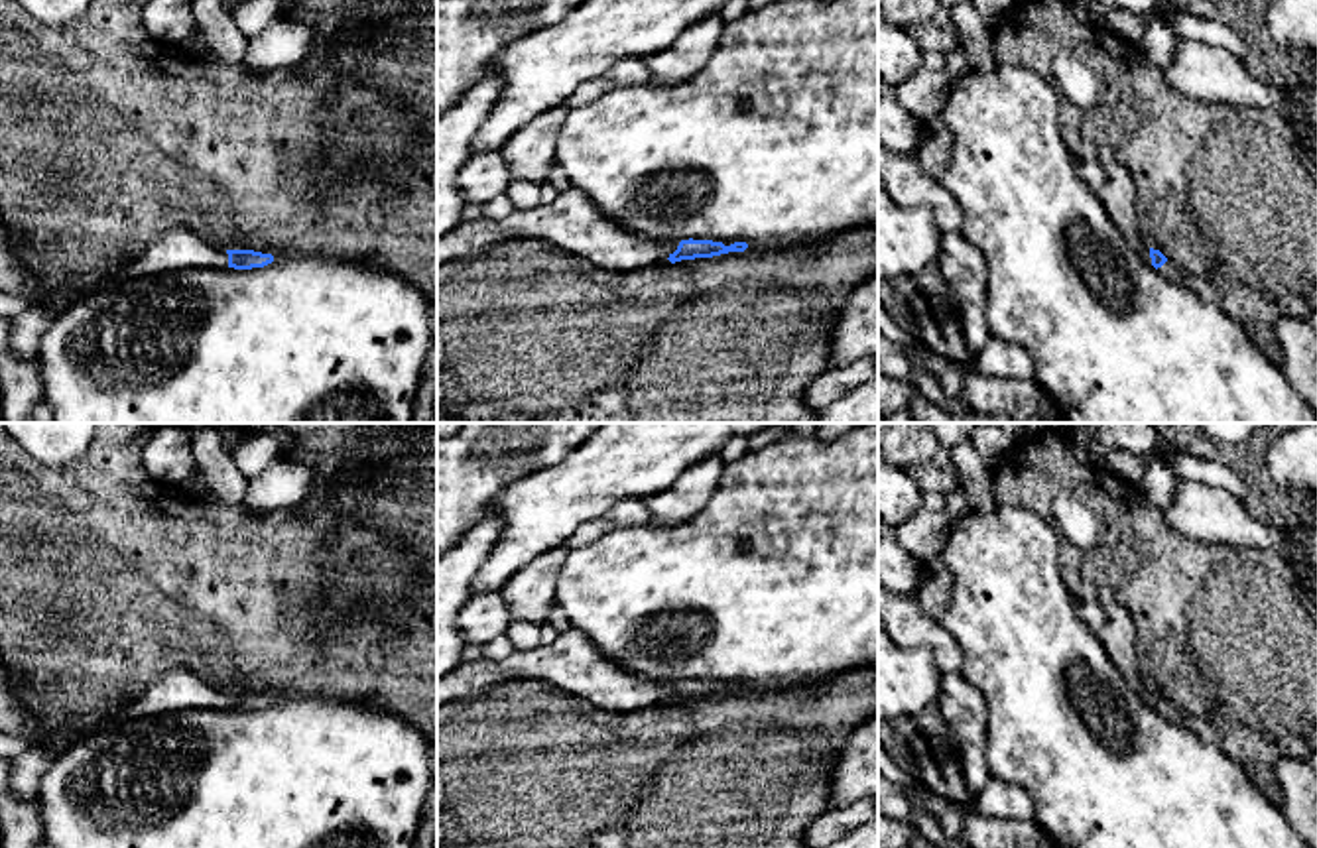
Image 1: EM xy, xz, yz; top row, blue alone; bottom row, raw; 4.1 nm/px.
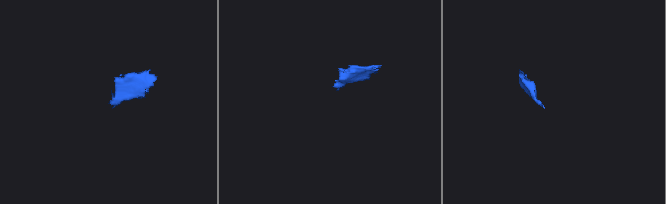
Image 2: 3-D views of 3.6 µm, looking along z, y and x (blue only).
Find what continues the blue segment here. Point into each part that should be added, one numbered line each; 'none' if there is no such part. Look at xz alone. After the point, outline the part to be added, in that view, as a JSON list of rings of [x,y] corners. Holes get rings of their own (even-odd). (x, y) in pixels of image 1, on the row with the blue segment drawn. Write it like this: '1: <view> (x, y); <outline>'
1: xz (571, 221); [[[581,189],[561,191],[549,205],[476,218],[437,238],[437,266],[472,258],[506,240],[543,240],[606,272],[638,272],[669,258],[681,240],[652,240],[606,216]]]

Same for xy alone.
1: xy (176, 248); [[[185,224],[157,234],[140,254],[100,279],[102,287],[112,279],[154,275],[189,268],[228,268],[228,254]]]

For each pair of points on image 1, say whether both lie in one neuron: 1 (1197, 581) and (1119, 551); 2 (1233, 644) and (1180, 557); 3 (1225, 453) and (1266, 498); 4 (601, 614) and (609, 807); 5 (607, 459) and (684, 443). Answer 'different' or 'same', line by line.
1: same
2: same
3: same
4: different
5: same

